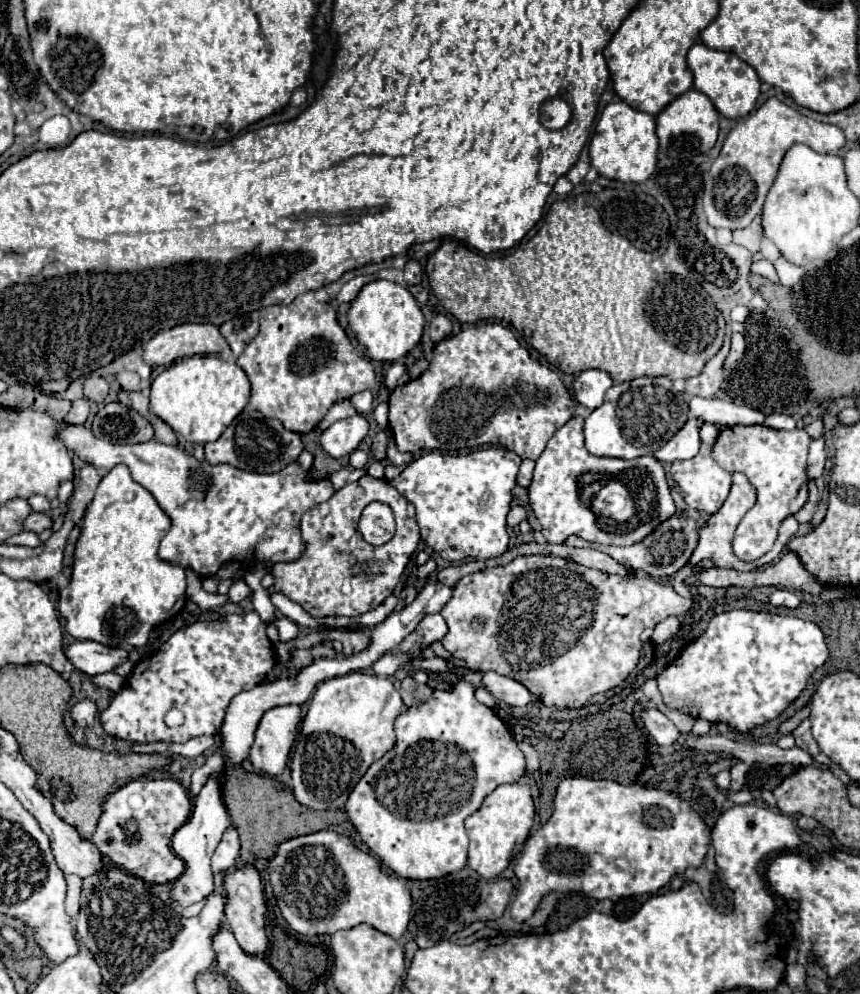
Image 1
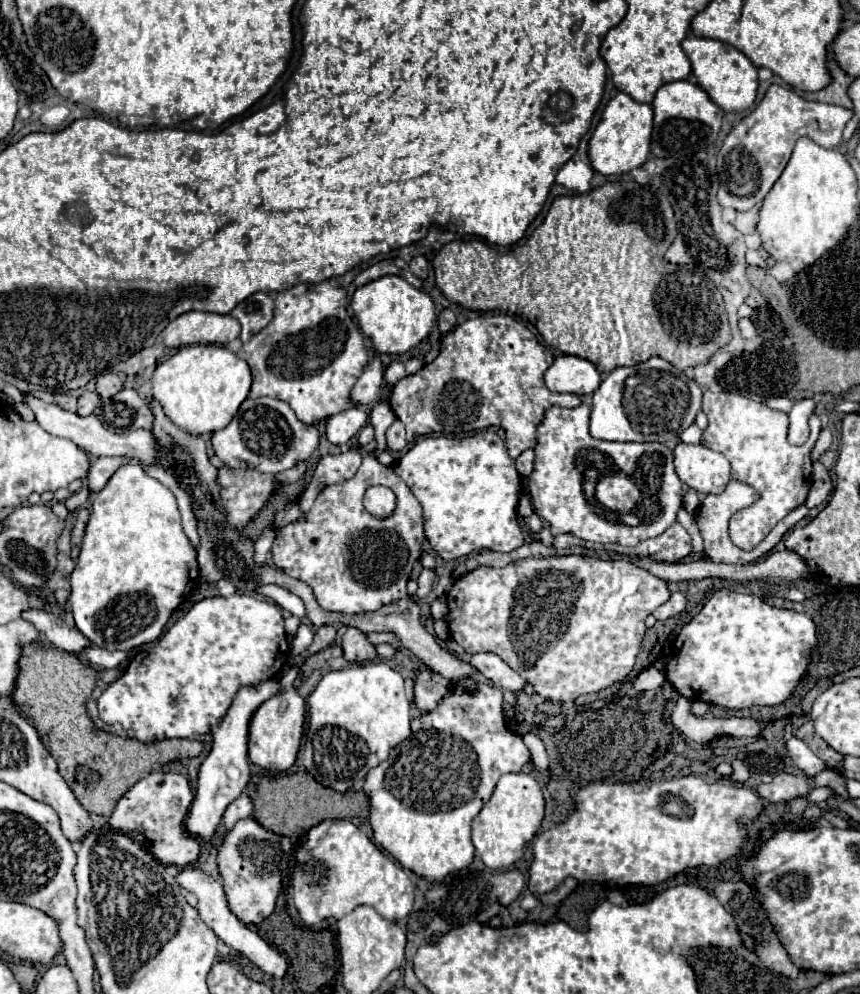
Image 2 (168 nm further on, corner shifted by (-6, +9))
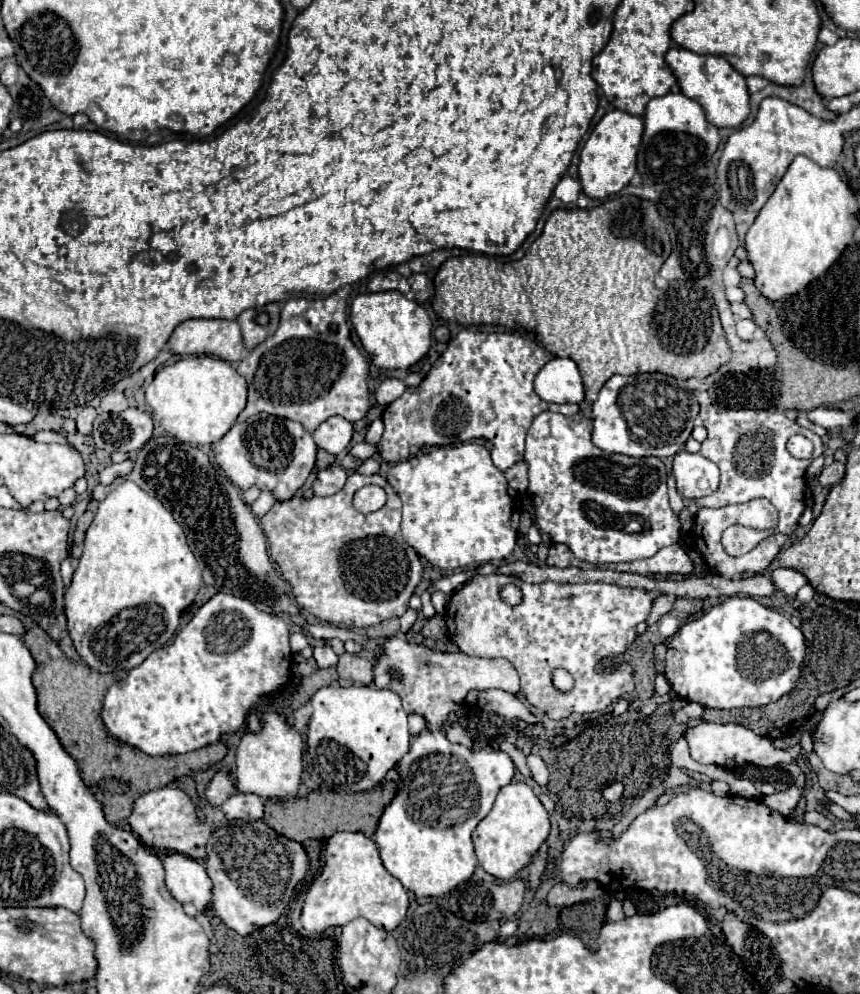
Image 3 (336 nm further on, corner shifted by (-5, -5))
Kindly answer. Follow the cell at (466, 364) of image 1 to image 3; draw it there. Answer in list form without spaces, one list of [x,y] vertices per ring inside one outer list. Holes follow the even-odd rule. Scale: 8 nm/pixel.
[[[461,330],[455,338],[449,340],[447,350],[445,350],[445,352],[437,358],[437,362],[431,366],[431,370],[429,370],[429,374],[425,376],[425,380],[423,380],[417,388],[407,388],[405,394],[403,394],[401,398],[397,398],[393,404],[389,404],[389,406],[385,408],[385,412],[383,412],[385,432],[383,432],[381,440],[377,442],[377,454],[379,454],[379,458],[381,458],[383,462],[391,462],[391,464],[393,464],[393,462],[401,462],[403,458],[409,458],[413,446],[415,446],[415,448],[425,448],[425,446],[449,446],[449,444],[469,442],[469,440],[481,438],[481,440],[489,440],[489,442],[493,444],[493,446],[491,446],[490,454],[491,458],[493,458],[493,462],[495,462],[495,466],[497,466],[499,470],[507,470],[511,464],[523,460],[523,452],[525,452],[525,434],[527,434],[527,430],[529,430],[533,418],[535,418],[539,412],[543,412],[543,410],[557,410],[557,412],[561,412],[561,414],[575,414],[575,412],[579,412],[579,406],[577,406],[577,404],[549,404],[549,402],[541,400],[541,398],[535,394],[535,390],[533,390],[533,378],[535,378],[535,374],[539,372],[539,368],[543,368],[543,364],[547,364],[547,360],[549,360],[549,354],[547,354],[541,346],[537,346],[533,340],[523,338],[523,336],[517,334],[517,332],[479,332],[479,330]]]

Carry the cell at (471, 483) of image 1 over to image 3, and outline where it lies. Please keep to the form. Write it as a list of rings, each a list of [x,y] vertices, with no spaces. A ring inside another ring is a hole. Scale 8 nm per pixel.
[[[465,442],[449,446],[432,447],[430,451],[397,462],[387,472],[387,482],[403,502],[401,534],[405,542],[427,562],[441,570],[457,570],[481,562],[503,560],[509,556],[517,542],[521,504],[503,472],[493,466],[489,450],[481,444]]]

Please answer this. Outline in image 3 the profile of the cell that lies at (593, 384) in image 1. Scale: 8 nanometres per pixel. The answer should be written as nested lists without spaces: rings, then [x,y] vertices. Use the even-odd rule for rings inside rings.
[[[571,358],[549,360],[535,376],[535,392],[545,402],[555,404],[579,404],[585,400],[579,368]]]

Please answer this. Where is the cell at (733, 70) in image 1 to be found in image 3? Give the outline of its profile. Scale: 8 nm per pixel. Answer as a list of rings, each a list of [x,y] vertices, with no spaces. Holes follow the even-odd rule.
[[[671,46],[665,54],[665,62],[669,64],[681,92],[703,106],[707,120],[713,126],[739,128],[749,116],[749,90],[745,78],[737,70],[733,70],[731,64],[727,64],[727,60],[723,60],[721,56],[701,56],[687,48]]]

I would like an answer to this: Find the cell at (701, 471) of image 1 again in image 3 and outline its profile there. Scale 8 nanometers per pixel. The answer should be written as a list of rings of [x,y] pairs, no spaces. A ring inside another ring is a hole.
[[[679,452],[673,460],[673,474],[677,480],[677,490],[683,498],[697,500],[715,492],[719,486],[719,468],[701,454]]]

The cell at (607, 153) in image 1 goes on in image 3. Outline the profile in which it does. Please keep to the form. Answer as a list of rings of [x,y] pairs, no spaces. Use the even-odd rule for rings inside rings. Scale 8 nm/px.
[[[611,110],[597,122],[579,154],[579,166],[577,166],[579,184],[585,196],[601,200],[605,196],[617,194],[629,184],[629,180],[635,174],[635,156],[641,144],[641,134],[643,134],[643,118],[621,110]]]

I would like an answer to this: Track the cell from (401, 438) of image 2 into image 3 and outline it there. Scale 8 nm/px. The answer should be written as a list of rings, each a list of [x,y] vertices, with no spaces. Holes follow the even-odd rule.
[[[367,442],[355,444],[355,446],[349,450],[349,454],[351,454],[353,458],[359,458],[359,460],[367,460],[367,458],[371,458],[375,452],[377,452],[377,448],[375,448],[373,444],[367,444]]]

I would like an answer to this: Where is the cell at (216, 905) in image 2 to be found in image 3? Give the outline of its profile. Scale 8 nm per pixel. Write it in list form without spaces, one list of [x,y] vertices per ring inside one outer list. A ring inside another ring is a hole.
[[[167,852],[163,856],[165,886],[181,904],[193,902],[197,910],[211,906],[211,880],[205,866],[185,854]]]

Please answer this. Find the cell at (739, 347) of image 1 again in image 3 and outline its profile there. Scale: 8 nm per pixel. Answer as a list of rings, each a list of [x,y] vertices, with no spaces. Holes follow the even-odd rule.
[[[737,320],[737,336],[743,340],[751,340],[755,332],[755,322],[753,320]]]

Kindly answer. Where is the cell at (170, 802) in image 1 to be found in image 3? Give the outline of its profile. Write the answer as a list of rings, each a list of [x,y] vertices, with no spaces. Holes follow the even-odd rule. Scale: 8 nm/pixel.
[[[174,784],[143,794],[133,806],[129,824],[131,830],[141,838],[141,842],[155,852],[183,852],[193,860],[203,860],[207,836],[211,834],[211,826],[205,820],[197,818],[195,804],[187,796],[187,792]]]

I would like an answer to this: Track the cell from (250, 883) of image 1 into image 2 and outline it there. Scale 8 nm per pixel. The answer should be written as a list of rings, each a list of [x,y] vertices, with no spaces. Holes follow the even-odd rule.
[[[246,818],[238,822],[226,836],[218,850],[218,868],[224,880],[224,892],[230,910],[244,924],[262,924],[276,906],[282,886],[282,864],[290,862],[292,840],[264,830],[256,820]]]

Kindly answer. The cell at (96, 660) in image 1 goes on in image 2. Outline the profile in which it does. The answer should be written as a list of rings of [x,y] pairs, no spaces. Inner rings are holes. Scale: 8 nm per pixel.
[[[28,610],[22,616],[44,634],[46,642],[50,642],[52,646],[56,646],[64,652],[80,654],[80,652],[84,652],[84,648],[92,646],[92,642],[76,626],[66,624],[62,618],[54,618],[54,614],[50,614],[50,612]]]

